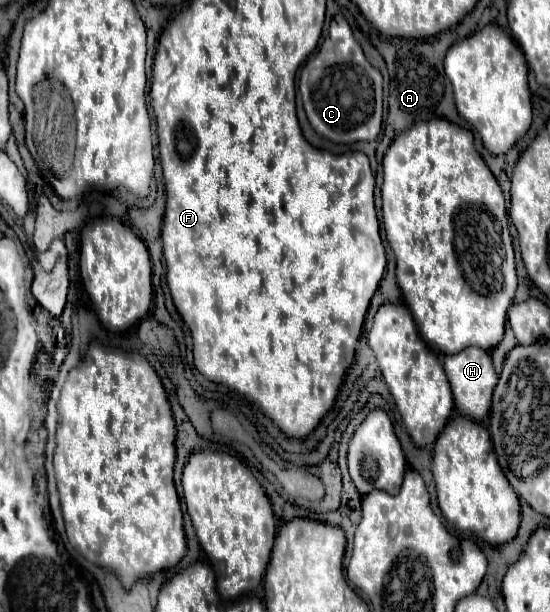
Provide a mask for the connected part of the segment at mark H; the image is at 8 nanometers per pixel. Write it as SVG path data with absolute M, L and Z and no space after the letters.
M469 346L469 348L461 350L459 354L445 356L443 366L445 366L445 374L449 378L451 390L453 390L457 410L461 414L477 420L477 422L483 422L489 416L491 396L493 396L493 390L497 386L497 372L493 368L493 360L491 360L489 352L477 350L475 346Z

